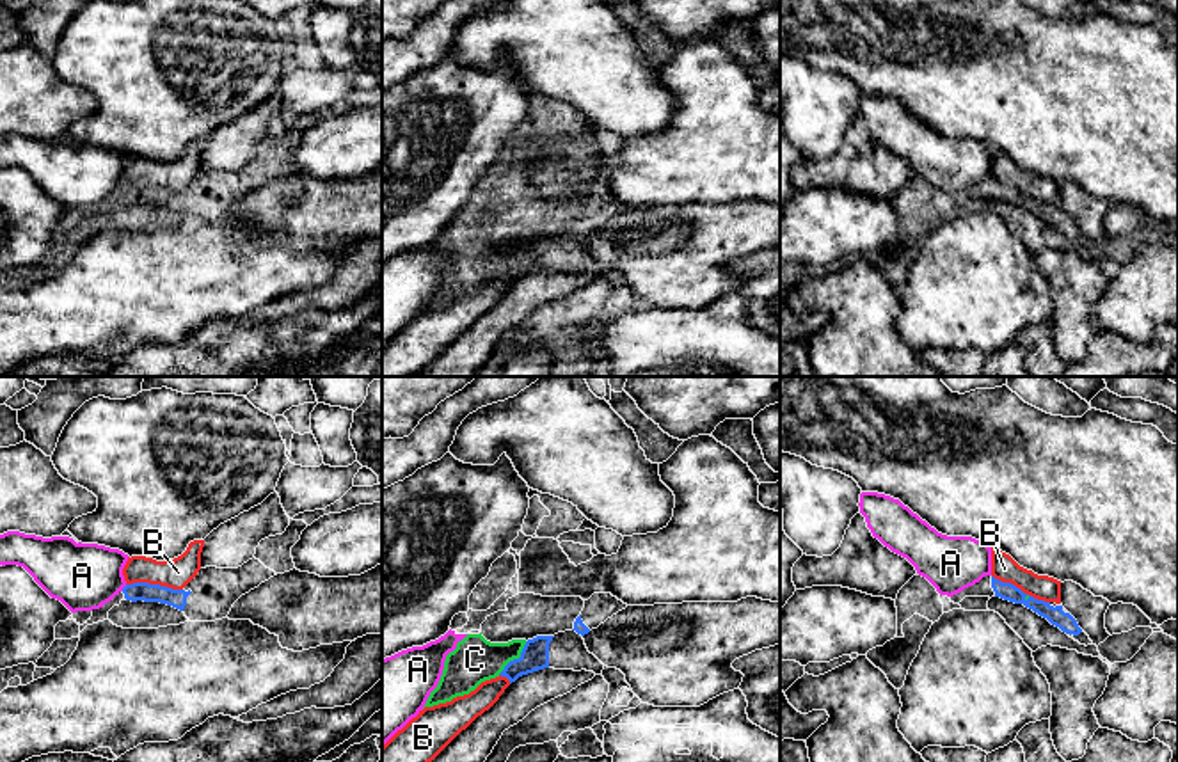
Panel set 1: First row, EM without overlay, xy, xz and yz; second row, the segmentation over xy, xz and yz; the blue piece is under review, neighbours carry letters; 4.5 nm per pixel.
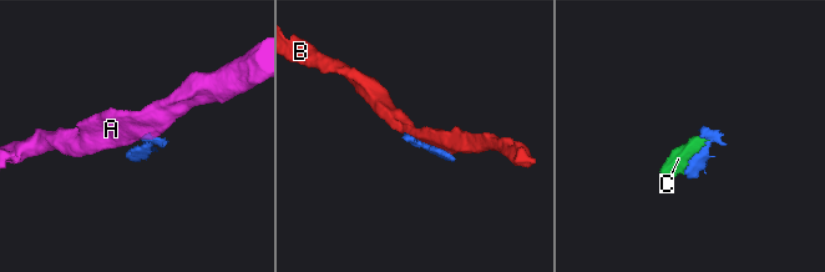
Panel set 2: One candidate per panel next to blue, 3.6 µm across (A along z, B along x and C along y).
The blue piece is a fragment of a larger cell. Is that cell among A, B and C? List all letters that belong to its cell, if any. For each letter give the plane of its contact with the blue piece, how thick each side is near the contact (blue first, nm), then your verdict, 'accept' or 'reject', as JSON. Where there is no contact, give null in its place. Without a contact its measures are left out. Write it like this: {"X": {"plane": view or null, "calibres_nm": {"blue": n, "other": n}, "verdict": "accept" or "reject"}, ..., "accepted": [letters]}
{"A": {"plane": "xy", "calibres_nm": {"blue": 90, "other": 300}, "verdict": "reject"}, "B": {"plane": "yz", "calibres_nm": {"blue": 80, "other": 120}, "verdict": "reject"}, "C": {"plane": "xz", "calibres_nm": {"blue": 130, "other": 200}, "verdict": "accept"}, "accepted": ["C"]}

